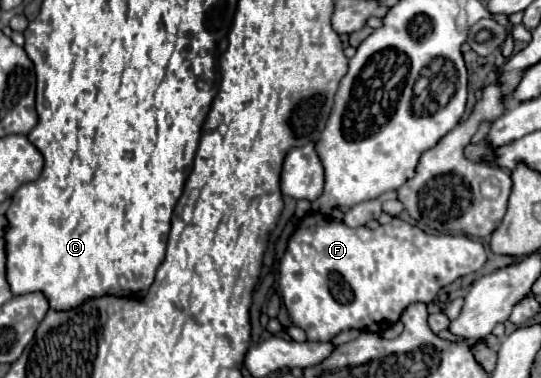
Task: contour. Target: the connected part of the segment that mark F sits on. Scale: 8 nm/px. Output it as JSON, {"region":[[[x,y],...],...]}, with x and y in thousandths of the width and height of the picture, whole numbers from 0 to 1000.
{"region":[[[573,558],[553,585],[530,638],[516,696],[516,765],[542,860],[556,865],[571,902],[608,902],[638,870],[675,870],[704,881],[738,849],[760,802],[797,802],[804,780],[841,738],[885,717],[900,690],[893,648],[863,622],[793,622],[774,601],[726,579],[719,595],[686,611],[678,601],[645,606],[608,571]]]}

